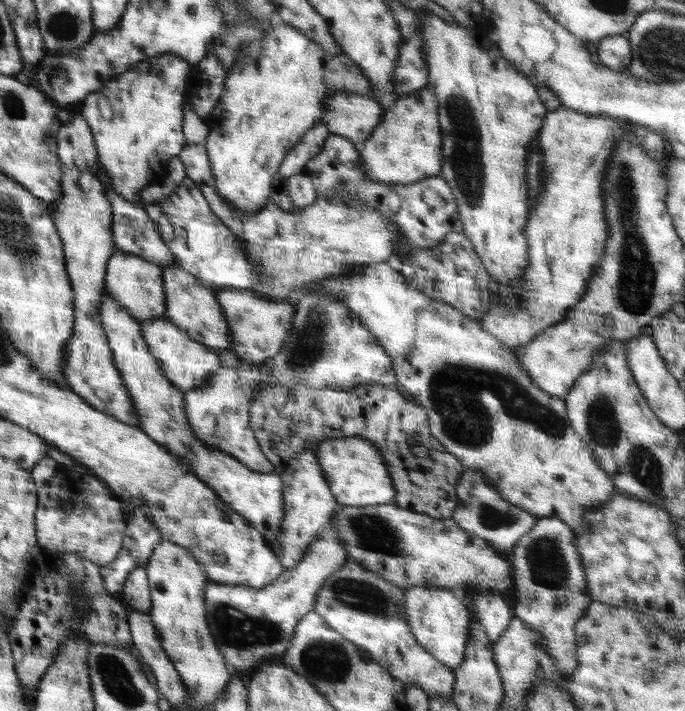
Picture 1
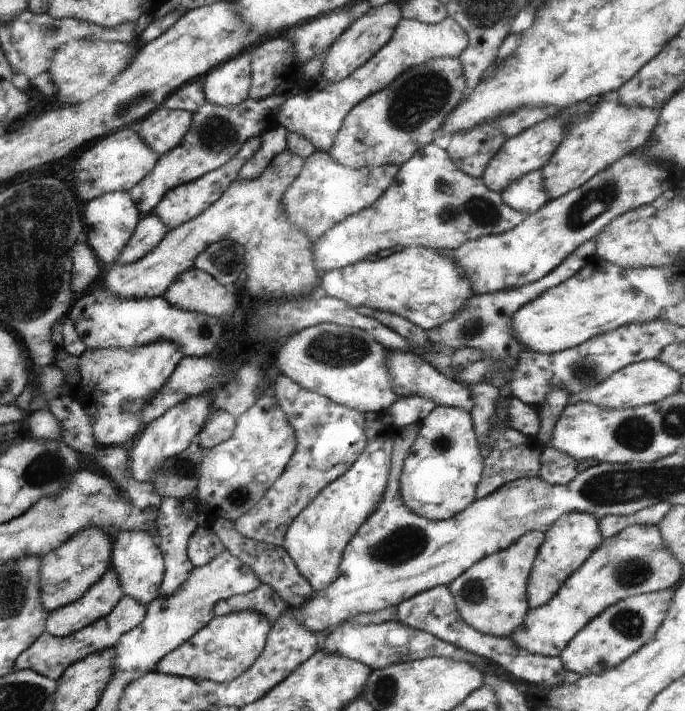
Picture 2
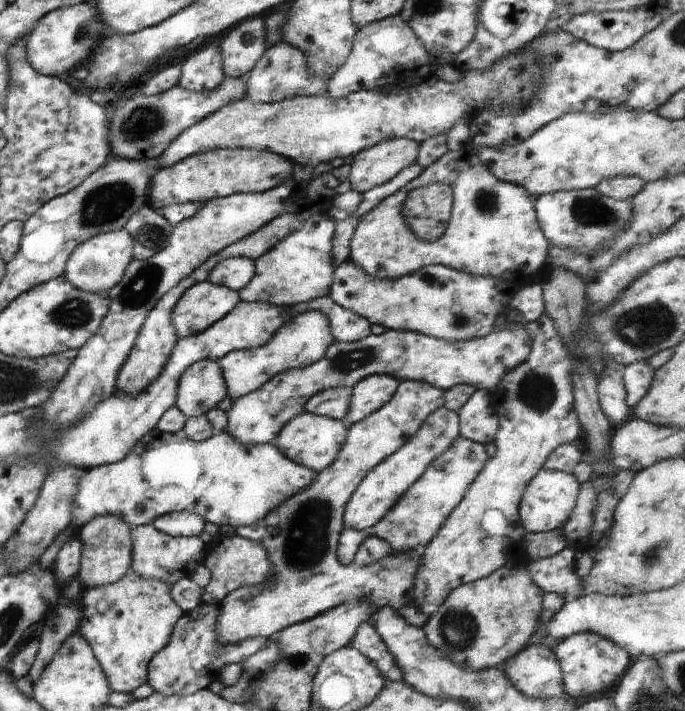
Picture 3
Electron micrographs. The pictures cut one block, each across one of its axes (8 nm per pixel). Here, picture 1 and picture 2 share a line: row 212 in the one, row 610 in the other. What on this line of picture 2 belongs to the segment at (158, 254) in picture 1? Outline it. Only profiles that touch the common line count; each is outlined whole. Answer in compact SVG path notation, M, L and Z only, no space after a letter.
M123 596L110 614L105 618L100 618L94 624L82 628L78 633L66 637L56 637L45 631L30 648L22 652L22 655L15 662L13 672L29 669L57 682L72 664L82 661L93 653L98 654L102 650L110 650L110 648L114 647L118 638L138 626L144 620L145 615L145 606L142 606L134 598Z

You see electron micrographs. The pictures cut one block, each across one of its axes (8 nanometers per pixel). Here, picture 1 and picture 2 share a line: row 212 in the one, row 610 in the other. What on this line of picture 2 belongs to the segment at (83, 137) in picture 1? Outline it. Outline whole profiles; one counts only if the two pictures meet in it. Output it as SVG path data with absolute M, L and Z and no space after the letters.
M110 567L82 598L61 609L50 611L45 631L56 637L78 633L82 628L105 618L122 598L118 576Z

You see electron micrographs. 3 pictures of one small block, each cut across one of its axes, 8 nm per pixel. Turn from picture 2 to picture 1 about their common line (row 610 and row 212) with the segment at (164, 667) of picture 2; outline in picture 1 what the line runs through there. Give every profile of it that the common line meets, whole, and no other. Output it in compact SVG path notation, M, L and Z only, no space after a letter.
M280 26L276 30L270 29L268 32L258 40L250 41L241 46L235 63L231 66L227 77L225 78L225 89L222 96L219 98L218 105L209 114L206 123L209 128L206 142L206 155L210 161L210 169L214 175L214 185L217 188L217 193L223 198L224 203L232 205L236 211L244 211L248 215L262 210L269 200L269 192L272 188L272 180L274 176L279 173L280 164L284 160L284 156L300 142L300 137L308 130L311 129L316 123L320 122L322 113L325 111L327 98L330 95L340 93L356 93L359 95L369 96L371 90L370 81L362 74L360 67L353 61L345 52L339 48L337 54L326 54L313 40L306 38L297 28L293 26Z

